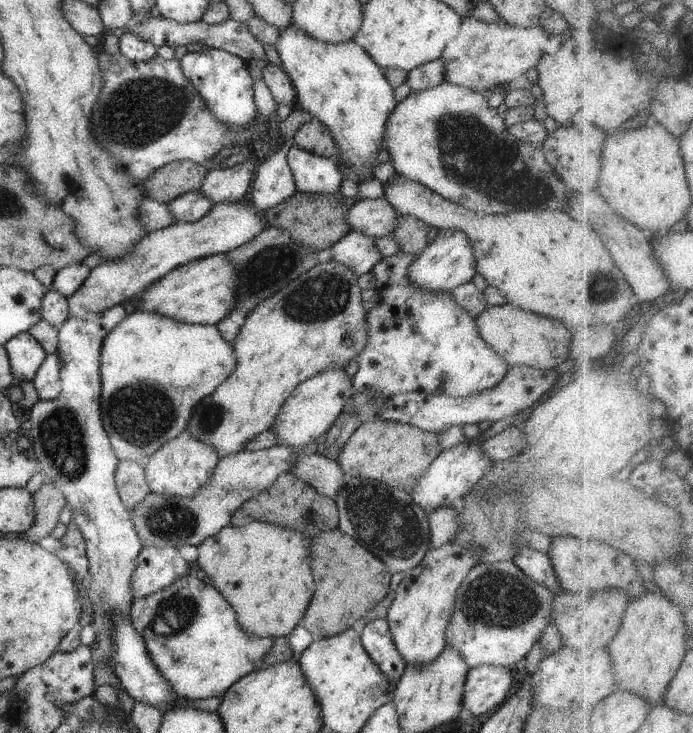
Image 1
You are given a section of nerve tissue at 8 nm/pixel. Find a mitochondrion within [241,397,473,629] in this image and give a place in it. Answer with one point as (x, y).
(390, 526)

